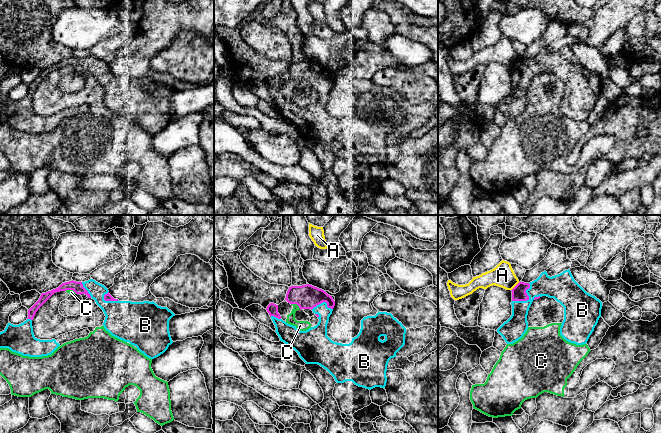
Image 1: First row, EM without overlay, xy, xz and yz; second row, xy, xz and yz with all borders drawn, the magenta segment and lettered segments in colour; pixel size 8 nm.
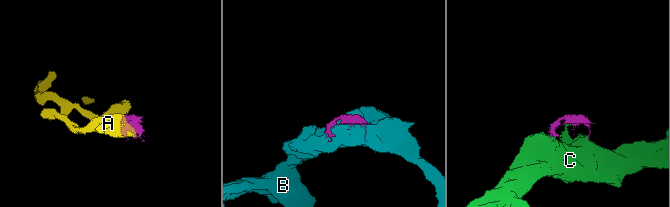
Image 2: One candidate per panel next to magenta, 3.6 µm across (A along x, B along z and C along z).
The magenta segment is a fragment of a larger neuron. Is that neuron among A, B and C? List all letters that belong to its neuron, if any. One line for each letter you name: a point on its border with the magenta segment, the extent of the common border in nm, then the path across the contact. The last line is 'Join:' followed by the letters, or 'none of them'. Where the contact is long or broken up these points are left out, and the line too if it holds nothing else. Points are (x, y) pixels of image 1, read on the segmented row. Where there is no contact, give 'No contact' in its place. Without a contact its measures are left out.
B: Touches magenta at yz (527, 299). Shared border 200 nm
Join: B

